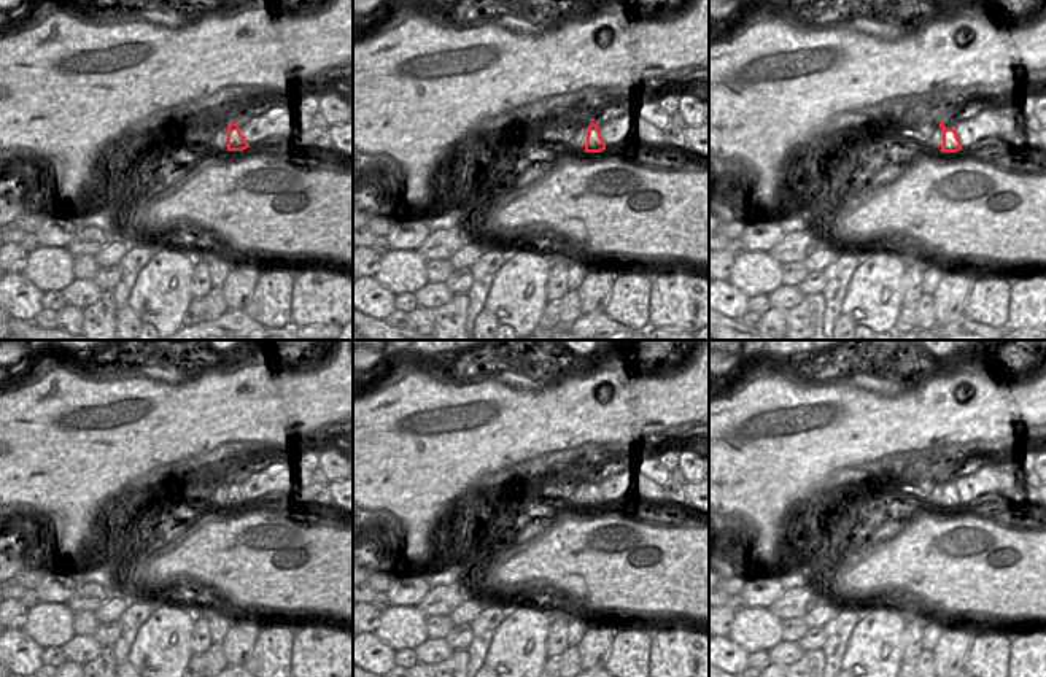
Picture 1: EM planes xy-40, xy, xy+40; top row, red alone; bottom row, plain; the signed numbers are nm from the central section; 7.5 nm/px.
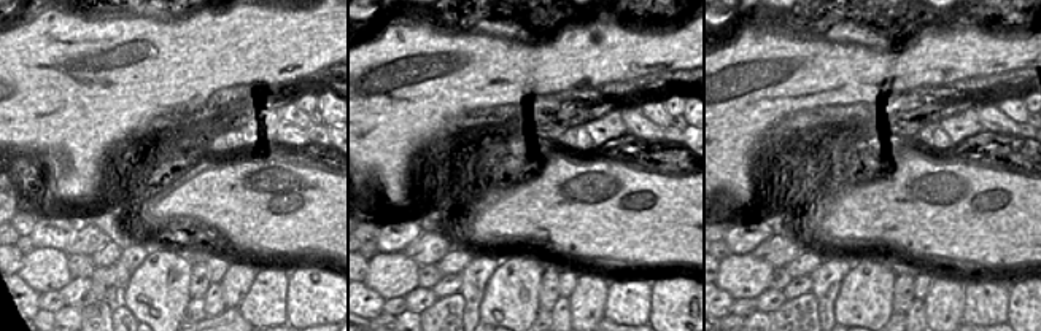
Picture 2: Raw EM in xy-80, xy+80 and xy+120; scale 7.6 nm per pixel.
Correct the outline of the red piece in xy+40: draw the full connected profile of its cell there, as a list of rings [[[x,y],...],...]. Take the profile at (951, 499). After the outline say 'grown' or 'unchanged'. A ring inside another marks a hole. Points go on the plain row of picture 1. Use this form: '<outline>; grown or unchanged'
[[[944,478],[938,482],[936,493],[932,499],[932,504],[941,509],[957,509],[962,505],[957,486],[947,485]]]; grown

